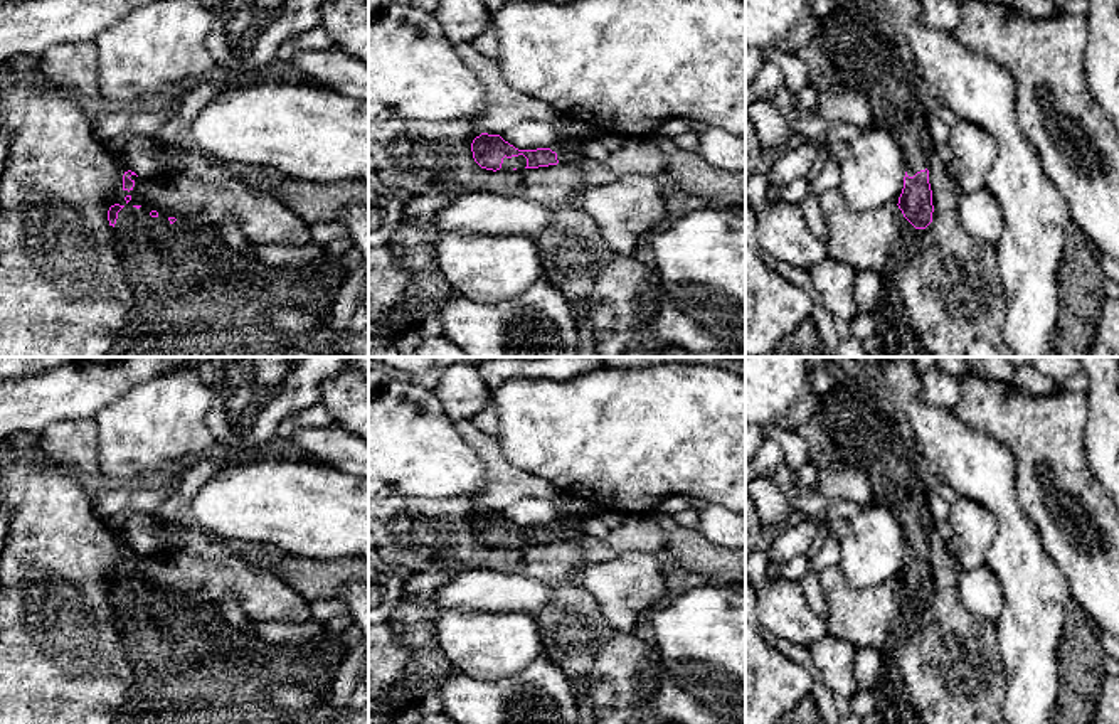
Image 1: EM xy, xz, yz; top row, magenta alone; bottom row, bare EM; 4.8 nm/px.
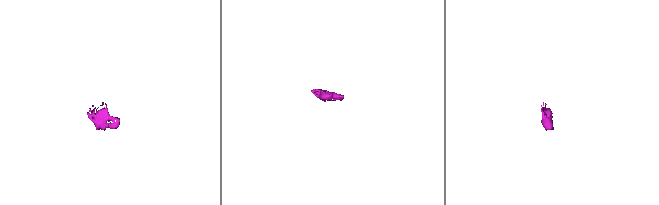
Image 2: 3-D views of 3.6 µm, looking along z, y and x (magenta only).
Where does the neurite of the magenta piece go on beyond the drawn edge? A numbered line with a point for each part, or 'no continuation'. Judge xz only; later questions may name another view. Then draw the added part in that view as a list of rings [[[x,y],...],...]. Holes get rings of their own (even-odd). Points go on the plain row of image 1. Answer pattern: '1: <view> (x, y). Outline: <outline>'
1: xz (572, 511). Outline: [[[560,493],[555,498],[559,519],[550,524],[557,530],[559,540],[570,540],[584,535],[584,520],[599,515],[599,508],[589,500],[577,498],[574,495]]]
2: xz (519, 539). Outline: [[[523,532],[512,534],[512,535],[503,535],[501,546],[500,547],[522,547],[527,544],[527,535]]]

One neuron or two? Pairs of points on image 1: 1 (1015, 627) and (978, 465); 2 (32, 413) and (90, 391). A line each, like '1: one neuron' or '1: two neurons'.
1: one neuron
2: one neuron

